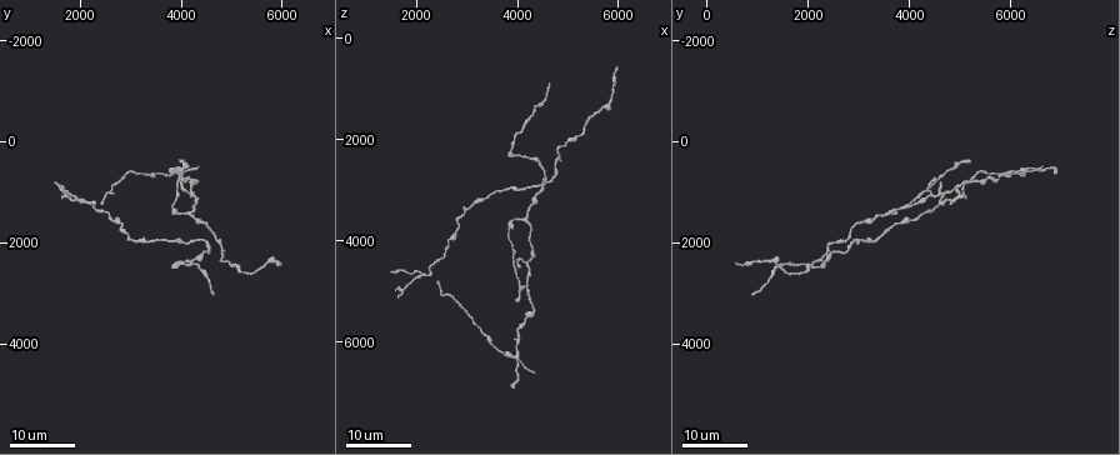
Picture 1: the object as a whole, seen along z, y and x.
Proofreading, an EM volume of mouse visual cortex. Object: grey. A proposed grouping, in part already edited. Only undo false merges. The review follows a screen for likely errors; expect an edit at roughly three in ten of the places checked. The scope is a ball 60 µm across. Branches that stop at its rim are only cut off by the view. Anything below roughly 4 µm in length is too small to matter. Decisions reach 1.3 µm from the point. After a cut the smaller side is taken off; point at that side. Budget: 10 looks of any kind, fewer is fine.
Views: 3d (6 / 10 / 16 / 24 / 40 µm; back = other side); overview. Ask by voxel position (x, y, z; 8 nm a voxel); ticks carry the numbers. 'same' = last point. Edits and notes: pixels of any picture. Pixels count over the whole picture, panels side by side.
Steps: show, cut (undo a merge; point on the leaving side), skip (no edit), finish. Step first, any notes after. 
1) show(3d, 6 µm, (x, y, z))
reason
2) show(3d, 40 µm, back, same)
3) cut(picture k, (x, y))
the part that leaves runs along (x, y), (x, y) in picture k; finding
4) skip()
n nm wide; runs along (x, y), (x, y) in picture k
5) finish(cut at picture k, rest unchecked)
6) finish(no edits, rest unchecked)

show(3d, 24 µm, (2050, 1150, 4700))

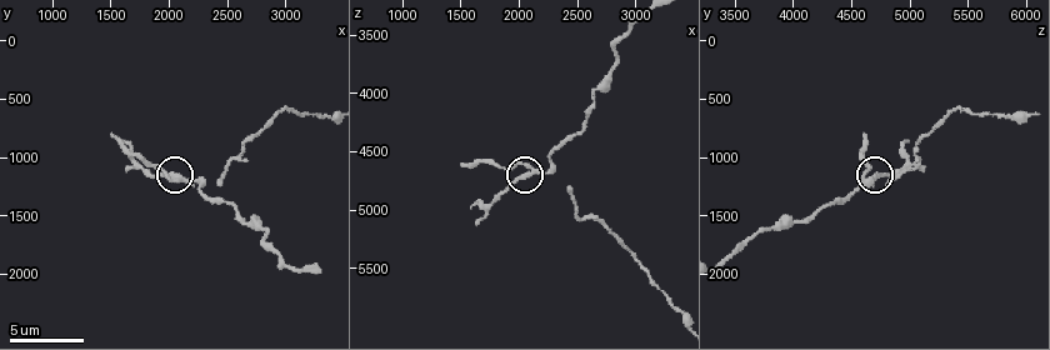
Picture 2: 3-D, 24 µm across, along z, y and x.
show(3d, 10 µm, same)
closer look

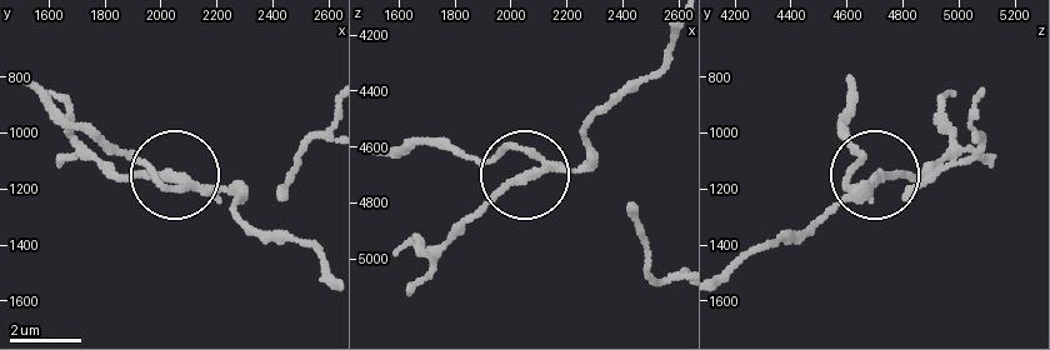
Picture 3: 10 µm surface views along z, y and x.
cut(picture 3, (508, 148))
230 nm wide; the part that leaves runs along (551, 164), (519, 149), (491, 161), (438, 146), (378, 151) in picture 3; two neurons meet here

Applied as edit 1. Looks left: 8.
show(3d, 24 µm, (4350, 1550, 3050))
sudden change in width

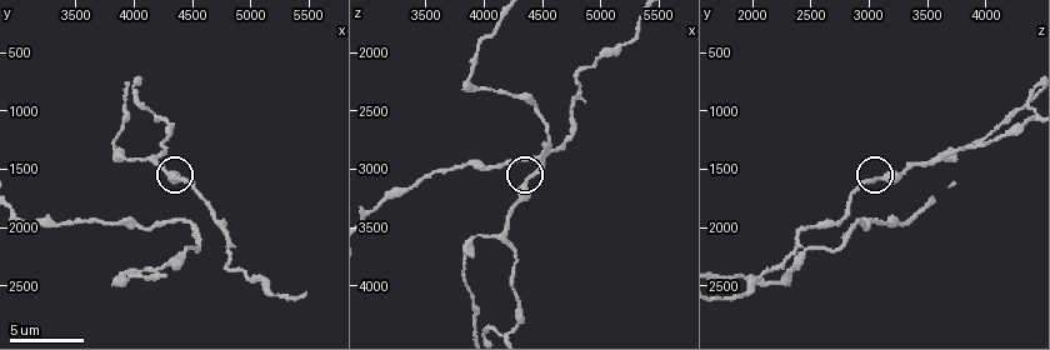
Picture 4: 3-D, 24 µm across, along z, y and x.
show(3d, 6 µm, (4420, 1580, 3080))

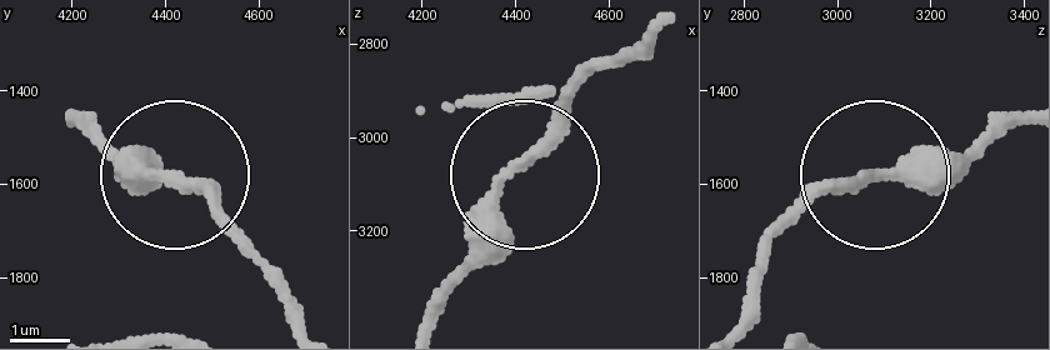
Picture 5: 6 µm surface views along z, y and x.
skip()
230 nm wide; runs along (429, 315), (484, 196), (538, 151), (598, 66) in picture 5; one neuron here

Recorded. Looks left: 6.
show(3d, 16 µm, (4720, 1920, 2760))
branch point

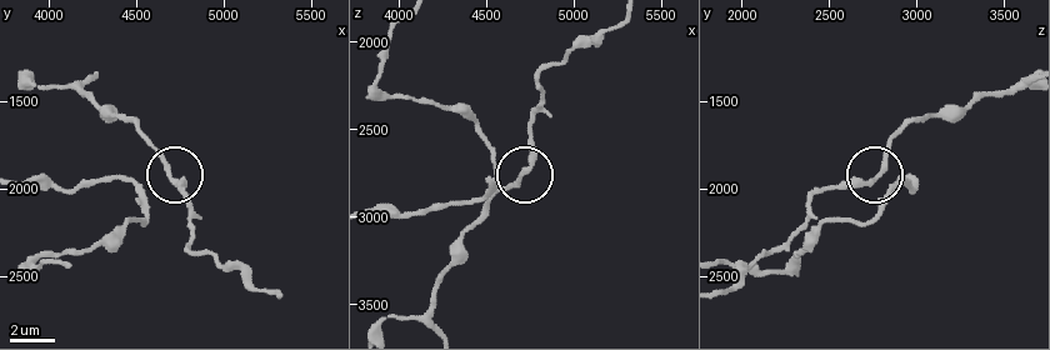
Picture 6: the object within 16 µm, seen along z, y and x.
skip()
side arm 26 µm; 3 arms; all the same neuron

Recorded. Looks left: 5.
show(3d, 6 µm, (2620, 1560, 4000))
narrows sharply

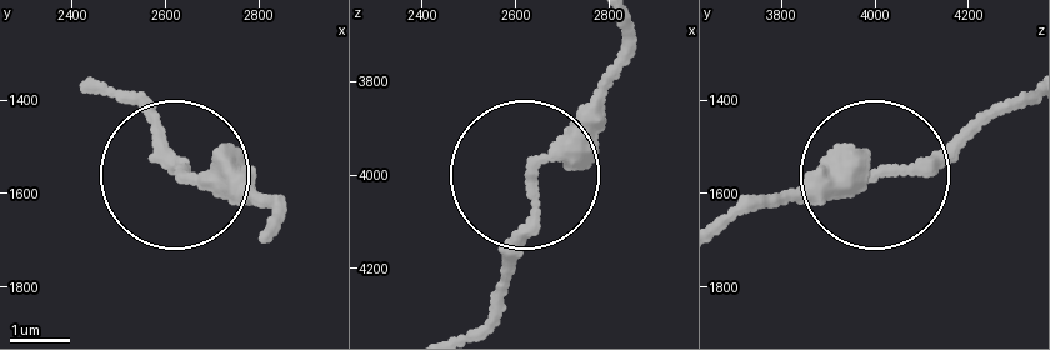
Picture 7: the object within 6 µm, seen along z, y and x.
skip()
runs along (271, 233), (266, 208), (186, 183), (138, 103) in picture 7; all the same neuron

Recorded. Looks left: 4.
show(3d, 16 µm, (3950, 900, 4400))
small branch off a trunk

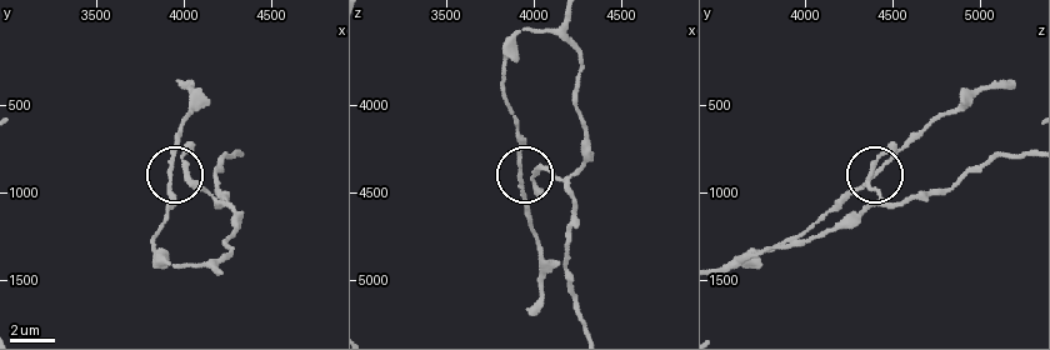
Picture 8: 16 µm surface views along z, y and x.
show(3d, 10 µm, (3940, 900, 4420))

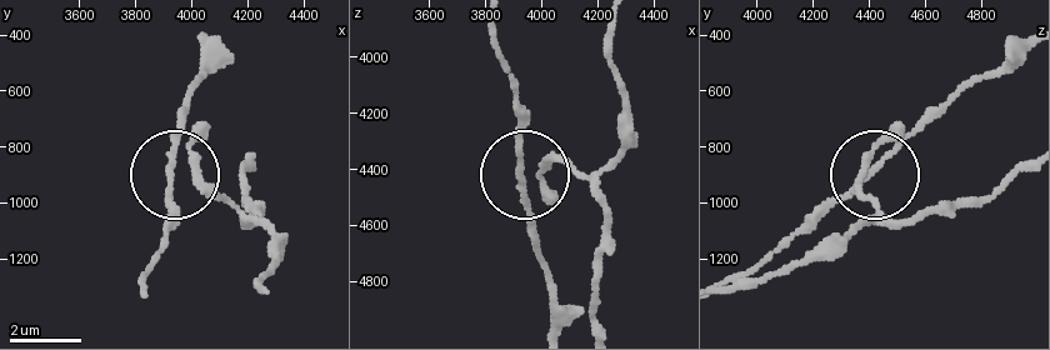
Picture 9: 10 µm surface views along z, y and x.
skip()
runs along (491, 28), (518, 108), (535, 258) in picture 9; all the same neuron

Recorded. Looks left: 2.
finish(cut at picture 3, rest unchecked)

